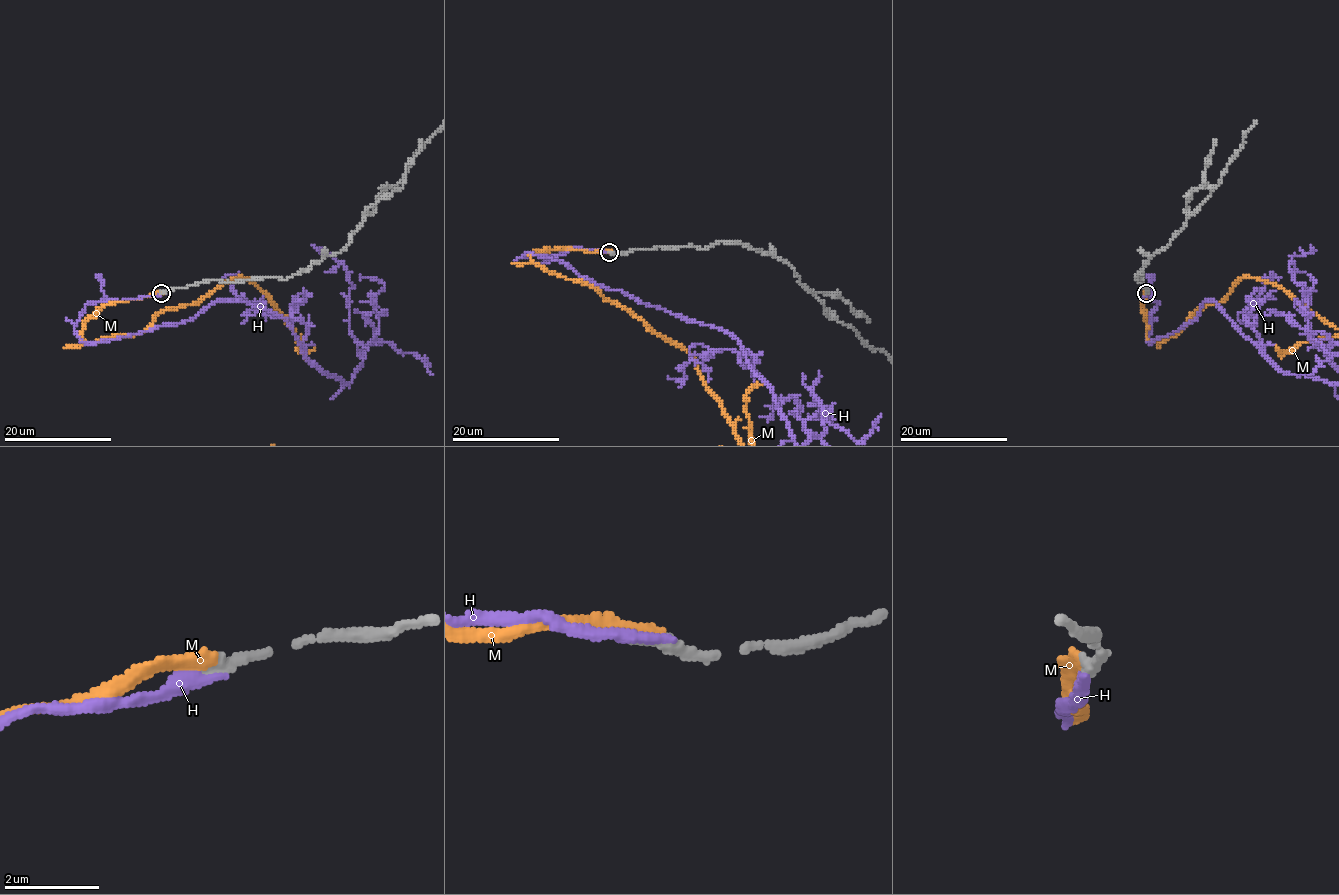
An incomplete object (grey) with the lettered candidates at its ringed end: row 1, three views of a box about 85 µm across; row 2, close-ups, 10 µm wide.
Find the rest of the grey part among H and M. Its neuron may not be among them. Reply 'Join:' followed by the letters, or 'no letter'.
Join: H

